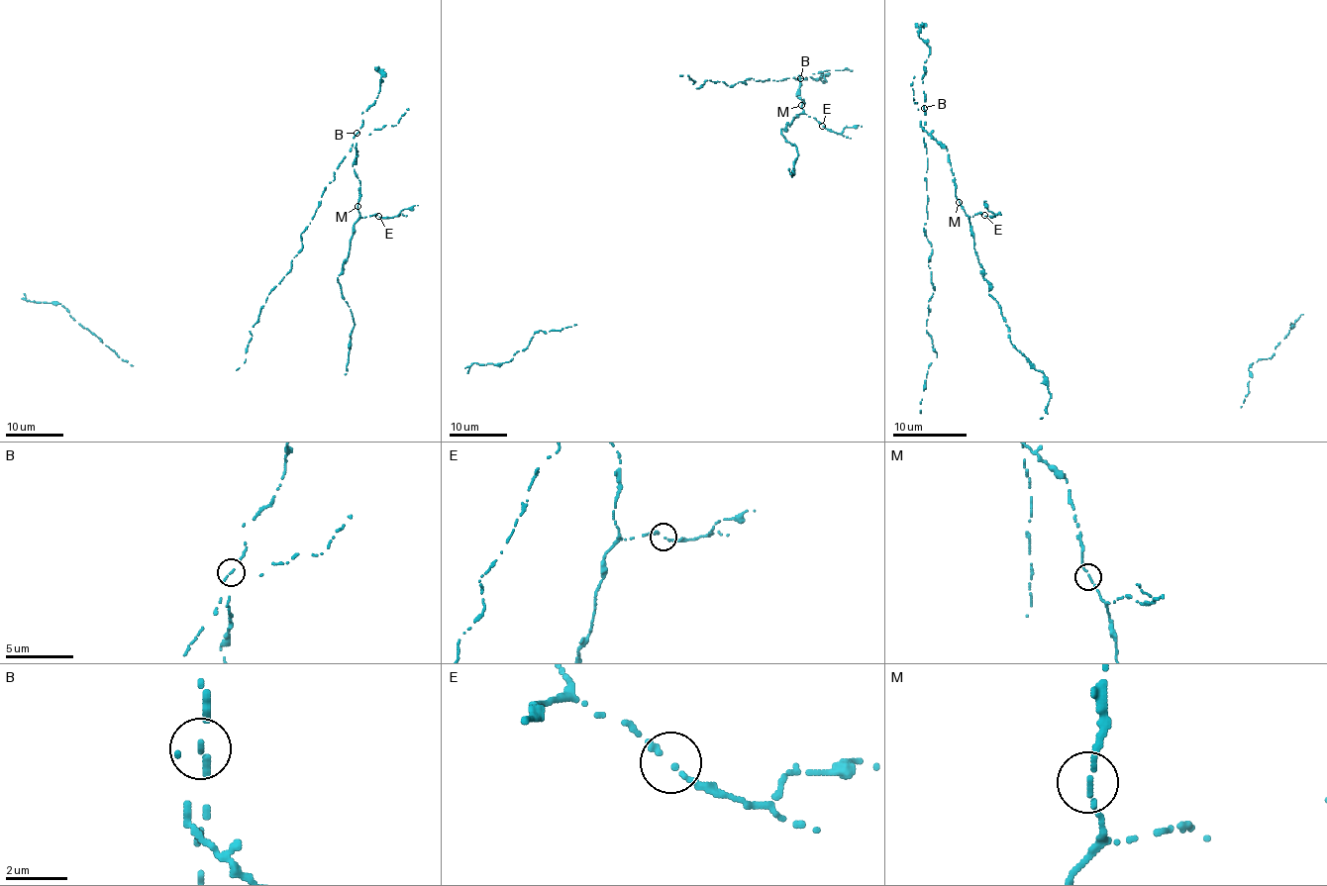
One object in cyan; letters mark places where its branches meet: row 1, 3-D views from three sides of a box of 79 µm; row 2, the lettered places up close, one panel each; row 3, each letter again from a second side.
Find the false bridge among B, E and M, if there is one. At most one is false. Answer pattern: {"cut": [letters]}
{"cut": ["B"]}

